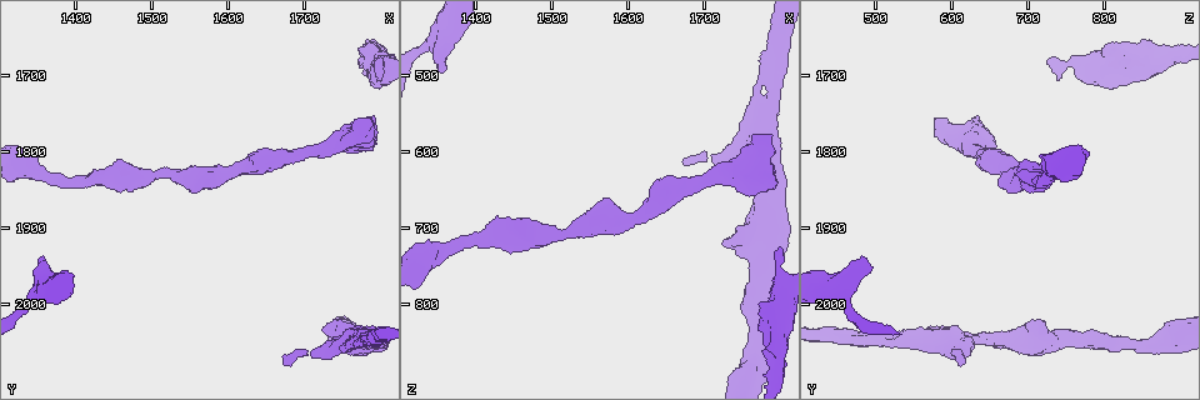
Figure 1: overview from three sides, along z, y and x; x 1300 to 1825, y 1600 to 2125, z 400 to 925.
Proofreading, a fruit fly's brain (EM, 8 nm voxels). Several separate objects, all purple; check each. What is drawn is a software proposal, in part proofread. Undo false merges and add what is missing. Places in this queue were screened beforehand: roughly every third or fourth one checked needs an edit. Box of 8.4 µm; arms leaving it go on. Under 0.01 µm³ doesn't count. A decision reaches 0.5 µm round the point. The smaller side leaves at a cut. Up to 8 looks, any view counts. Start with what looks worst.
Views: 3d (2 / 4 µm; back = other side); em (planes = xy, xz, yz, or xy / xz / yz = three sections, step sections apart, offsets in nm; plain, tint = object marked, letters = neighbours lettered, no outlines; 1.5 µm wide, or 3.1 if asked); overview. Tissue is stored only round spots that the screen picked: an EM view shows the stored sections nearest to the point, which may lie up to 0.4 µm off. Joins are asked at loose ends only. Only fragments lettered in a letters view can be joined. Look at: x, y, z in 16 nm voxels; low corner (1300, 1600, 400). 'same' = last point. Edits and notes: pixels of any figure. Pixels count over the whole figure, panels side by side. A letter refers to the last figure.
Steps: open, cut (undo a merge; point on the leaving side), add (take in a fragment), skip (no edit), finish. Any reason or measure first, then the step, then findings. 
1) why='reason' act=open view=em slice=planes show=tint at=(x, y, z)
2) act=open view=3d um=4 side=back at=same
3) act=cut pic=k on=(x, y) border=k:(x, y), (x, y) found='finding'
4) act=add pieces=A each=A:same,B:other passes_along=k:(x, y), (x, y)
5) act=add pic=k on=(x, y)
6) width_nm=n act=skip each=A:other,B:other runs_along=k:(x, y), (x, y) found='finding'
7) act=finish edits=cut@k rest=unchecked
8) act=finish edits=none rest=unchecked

why='free end' act=open view=3d um=4 at=(1675, 2065, 615)

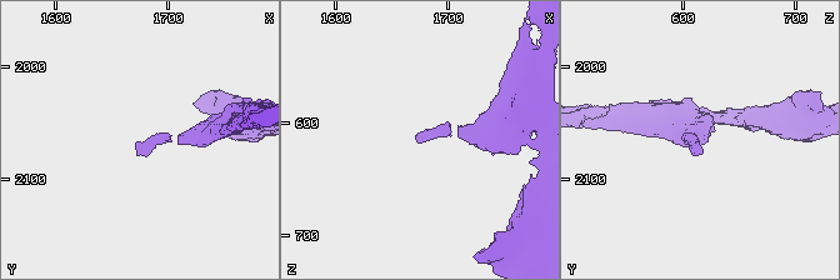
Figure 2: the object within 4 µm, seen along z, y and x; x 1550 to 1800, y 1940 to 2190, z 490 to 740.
act=open view=em slice=planes show=letters at=(1672, 2066, 614)

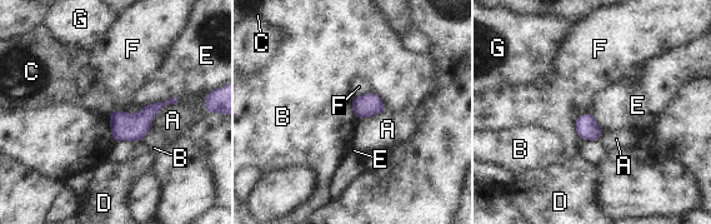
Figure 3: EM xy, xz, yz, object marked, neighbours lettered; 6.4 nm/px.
longest_contact=E:380nm act=skip each=A:other,B:other,C:other,D:other,E:other,F:other,G:other runs_along=3:(178, 100), (159, 104), (115, 138) found='no lettered fragment goes on from it'

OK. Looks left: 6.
act=open view=3d um=2 at=(1360, 1955, 495)

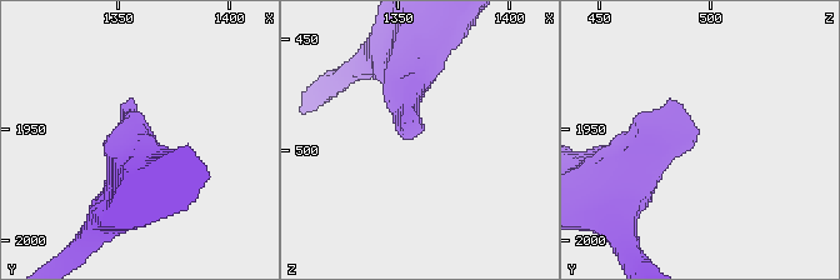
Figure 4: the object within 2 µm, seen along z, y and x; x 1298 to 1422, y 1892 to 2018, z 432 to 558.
act=open view=em slice=xz step=4 show=letters at=(1359, 1953, 495)

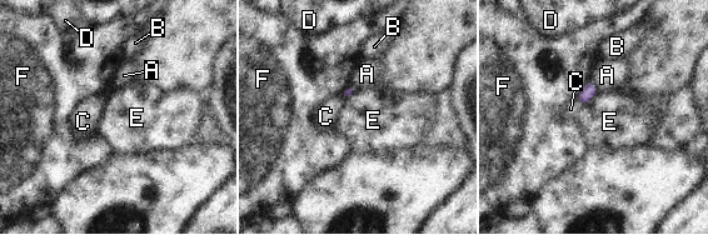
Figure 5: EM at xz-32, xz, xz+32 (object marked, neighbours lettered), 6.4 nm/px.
act=skip each=A:other,B:other,C:other,D:other,E:other,F:other border=5:(597, 91), (583, 105) found='none of them fits'

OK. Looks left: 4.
why='stops while still wide' act=open view=3d um=2 at=(1725, 2035, 720)

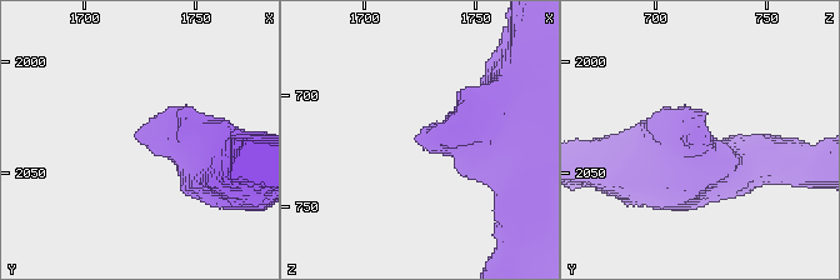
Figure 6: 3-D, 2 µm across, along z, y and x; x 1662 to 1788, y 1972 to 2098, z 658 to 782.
act=open view=em slice=planes show=letters at=(1724, 2037, 723)

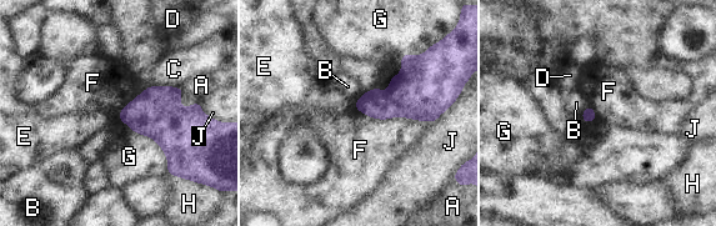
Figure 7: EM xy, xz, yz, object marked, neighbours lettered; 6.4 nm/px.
act=skip each=A:other,B:other,C:other,D:other,E:other,F:other,G:other,H:other,J:other border=7:(129, 127), (158, 144), (169, 172) found='none of them fits'

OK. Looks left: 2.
act=finish edits=none rest=unchecked

